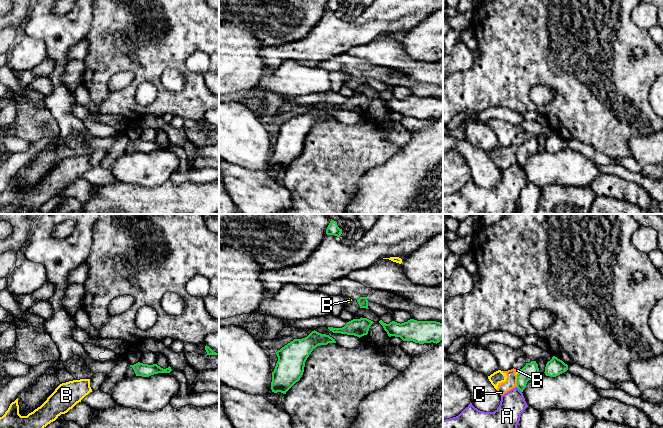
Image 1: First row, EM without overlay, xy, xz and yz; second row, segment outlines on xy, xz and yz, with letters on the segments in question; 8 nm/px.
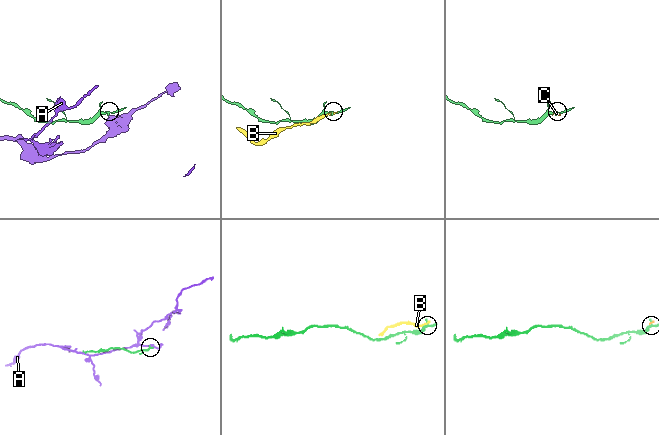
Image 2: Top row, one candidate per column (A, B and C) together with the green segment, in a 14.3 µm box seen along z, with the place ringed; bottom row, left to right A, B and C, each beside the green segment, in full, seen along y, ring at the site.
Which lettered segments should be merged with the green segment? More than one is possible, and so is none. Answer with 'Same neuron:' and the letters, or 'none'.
Same neuron: none

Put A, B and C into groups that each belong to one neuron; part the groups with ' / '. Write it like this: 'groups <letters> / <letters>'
groups A / B C

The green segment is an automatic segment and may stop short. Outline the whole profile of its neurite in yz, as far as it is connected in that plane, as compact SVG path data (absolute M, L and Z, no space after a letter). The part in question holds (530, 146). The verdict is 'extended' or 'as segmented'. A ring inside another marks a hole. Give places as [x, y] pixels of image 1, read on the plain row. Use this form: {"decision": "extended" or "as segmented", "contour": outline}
{"decision": "as segmented", "contour": "M531 137L530 139L526 139L526 141L518 146L517 150L517 164L523 168L526 163L526 160L529 156L538 153L539 144L536 137Z"}

